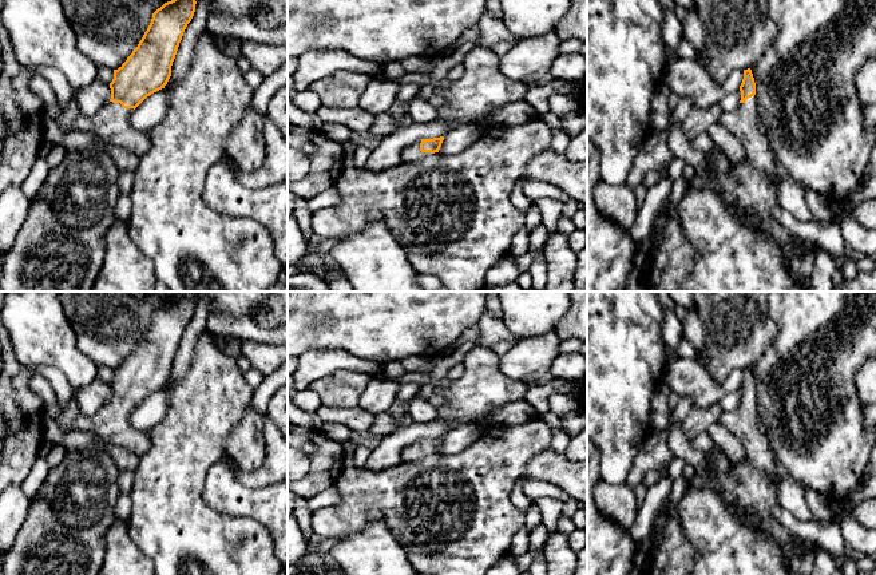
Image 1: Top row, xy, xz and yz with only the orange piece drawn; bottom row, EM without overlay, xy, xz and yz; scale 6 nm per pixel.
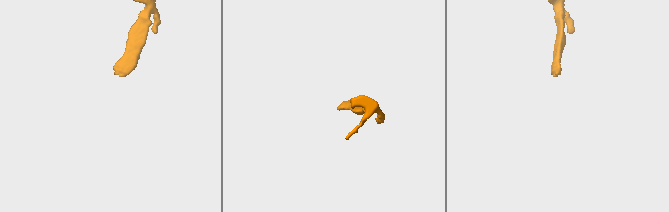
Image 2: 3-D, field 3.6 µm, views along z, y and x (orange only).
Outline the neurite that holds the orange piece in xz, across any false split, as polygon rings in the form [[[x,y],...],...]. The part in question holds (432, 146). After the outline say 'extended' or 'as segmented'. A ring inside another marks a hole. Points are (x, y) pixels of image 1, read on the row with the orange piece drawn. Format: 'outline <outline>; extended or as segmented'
outline [[[444,136],[433,139],[421,139],[413,144],[407,146],[401,152],[403,163],[416,162],[435,152],[439,152]]]; extended

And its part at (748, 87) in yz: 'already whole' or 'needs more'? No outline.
needs more

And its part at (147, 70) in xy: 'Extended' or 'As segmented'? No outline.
Extended

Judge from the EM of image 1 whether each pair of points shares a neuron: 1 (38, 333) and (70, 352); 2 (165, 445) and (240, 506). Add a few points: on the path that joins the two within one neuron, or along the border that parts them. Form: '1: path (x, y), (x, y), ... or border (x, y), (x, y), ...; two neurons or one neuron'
1: path (46, 337), (62, 352); one neuron
2: border (218, 460), (207, 472), (203, 492), (213, 510); two neurons

